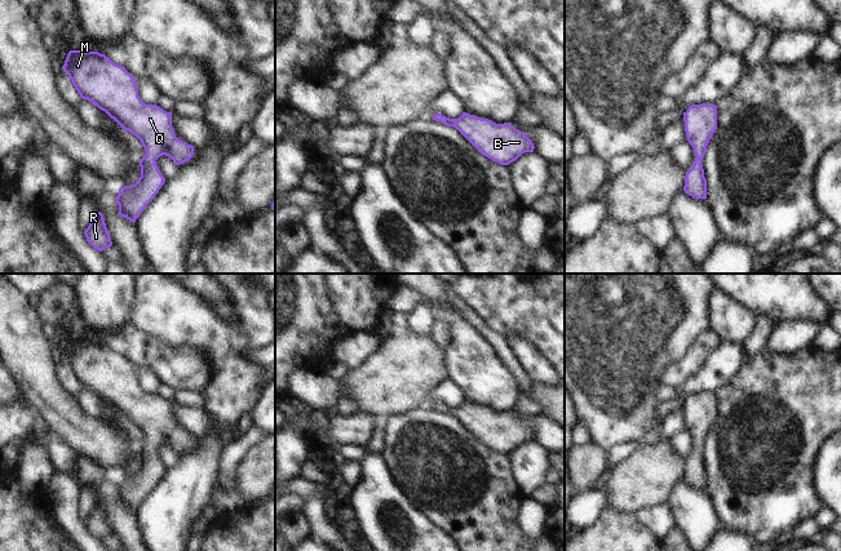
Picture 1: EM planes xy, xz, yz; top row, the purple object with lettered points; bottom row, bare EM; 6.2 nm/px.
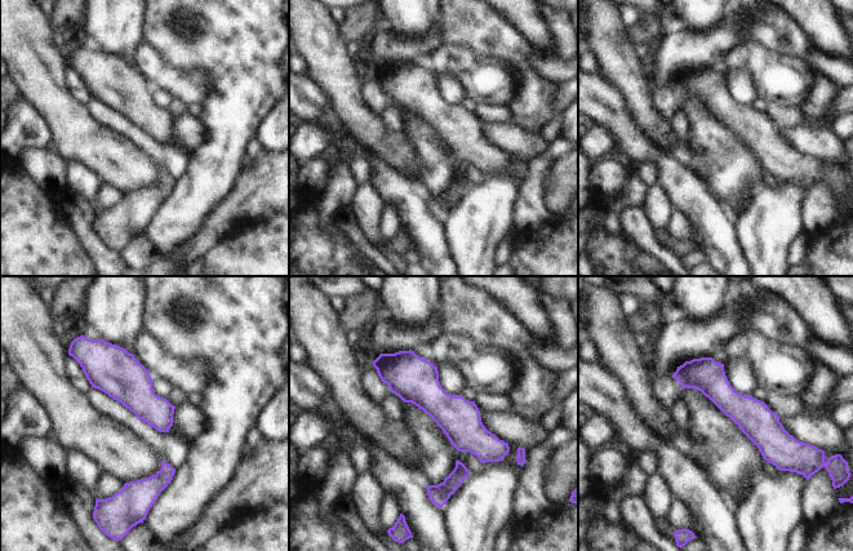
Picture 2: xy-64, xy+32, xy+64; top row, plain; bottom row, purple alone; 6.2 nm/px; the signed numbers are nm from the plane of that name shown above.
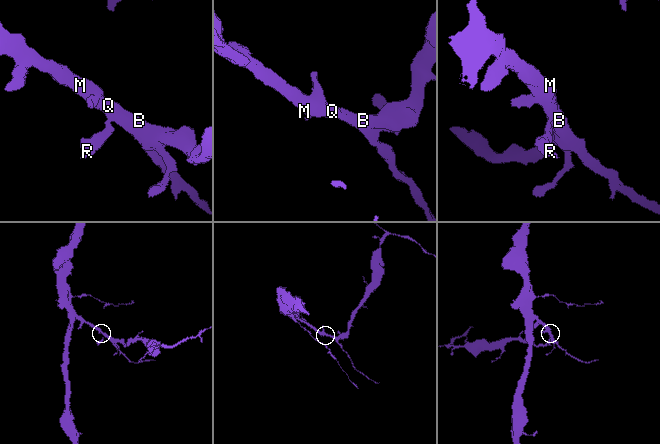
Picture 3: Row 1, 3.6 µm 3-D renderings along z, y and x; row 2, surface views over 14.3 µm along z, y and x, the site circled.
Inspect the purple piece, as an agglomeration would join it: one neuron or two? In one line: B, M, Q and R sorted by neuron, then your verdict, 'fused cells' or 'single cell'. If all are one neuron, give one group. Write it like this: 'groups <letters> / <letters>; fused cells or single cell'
groups B M Q R; single cell

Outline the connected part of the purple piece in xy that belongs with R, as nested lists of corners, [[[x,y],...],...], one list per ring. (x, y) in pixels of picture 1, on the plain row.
[[[97,501],[93,505],[88,517],[84,520],[84,524],[87,530],[99,541],[112,534],[103,503],[101,501]]]

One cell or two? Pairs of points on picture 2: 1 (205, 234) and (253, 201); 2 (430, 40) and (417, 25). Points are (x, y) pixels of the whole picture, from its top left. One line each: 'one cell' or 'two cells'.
1: one cell
2: two cells

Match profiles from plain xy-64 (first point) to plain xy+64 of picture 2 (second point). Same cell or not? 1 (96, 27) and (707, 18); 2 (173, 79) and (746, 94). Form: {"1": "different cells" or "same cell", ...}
{"1": "same cell", "2": "different cells"}

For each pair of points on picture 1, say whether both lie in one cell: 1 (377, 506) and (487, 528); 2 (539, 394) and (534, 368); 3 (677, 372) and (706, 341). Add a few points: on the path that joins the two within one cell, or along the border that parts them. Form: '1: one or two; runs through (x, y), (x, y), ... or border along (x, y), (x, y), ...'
1: two; border along (403, 493), (447, 534)
2: two; border along (532, 381), (550, 387)
3: one; runs through (685, 365), (702, 349)

